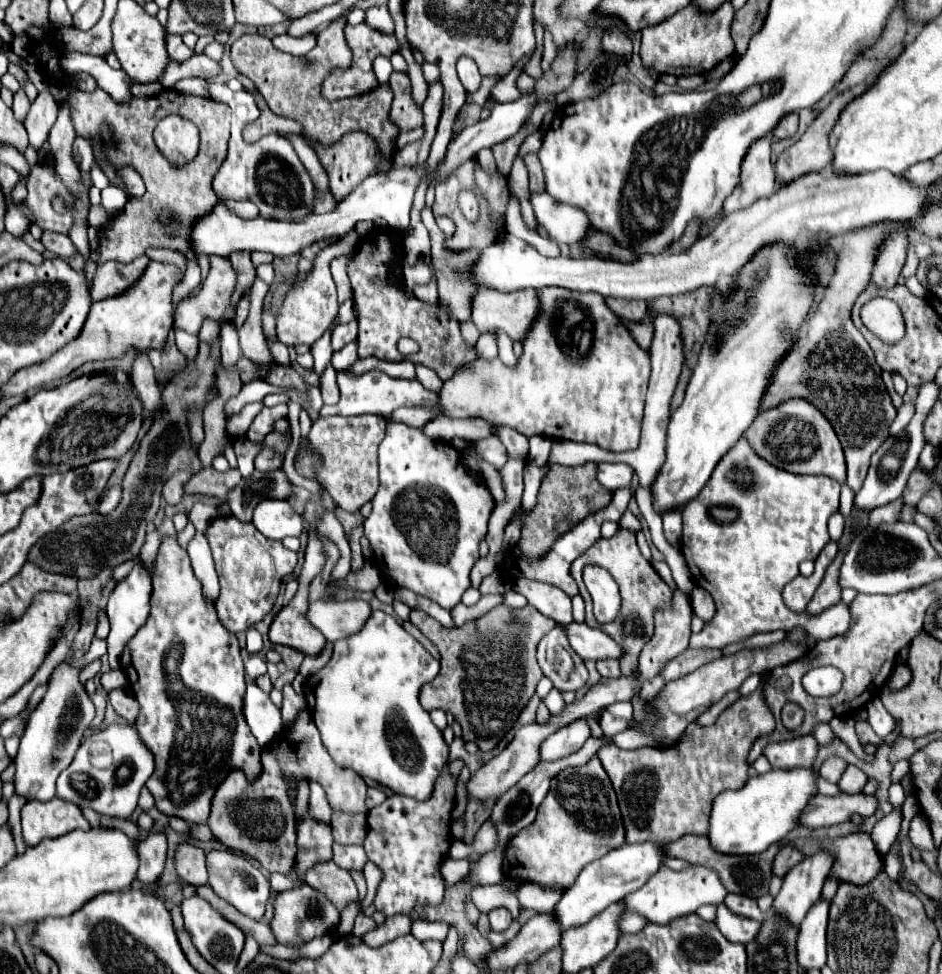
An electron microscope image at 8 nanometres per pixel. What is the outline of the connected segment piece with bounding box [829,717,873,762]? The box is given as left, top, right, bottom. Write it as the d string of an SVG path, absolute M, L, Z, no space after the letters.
M833 719L829 721L829 727L833 729L835 737L841 739L849 749L860 759L870 762L873 759L873 754L867 754L860 744L857 735L855 735L855 727L853 727L853 719Z

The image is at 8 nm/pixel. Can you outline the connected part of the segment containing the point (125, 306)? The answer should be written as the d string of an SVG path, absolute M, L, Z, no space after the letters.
M149 261L147 269L143 271L143 275L123 293L111 297L111 299L103 299L103 301L95 301L89 313L89 319L81 331L81 335L73 341L67 343L61 351L57 351L57 355L49 357L45 363L41 365L33 365L27 369L21 369L5 387L3 387L3 395L11 397L11 395L21 395L27 393L31 389L35 389L37 385L41 387L43 383L55 381L55 379L63 379L67 377L71 371L75 371L77 367L81 367L87 361L107 361L107 359L119 359L125 351L149 351L149 349L161 349L165 345L165 339L173 327L173 289L175 285L183 279L183 271L171 263L157 263L157 261Z

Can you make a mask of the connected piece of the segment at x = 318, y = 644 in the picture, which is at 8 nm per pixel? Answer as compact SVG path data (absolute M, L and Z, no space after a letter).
M299 585L297 595L285 605L273 619L269 627L269 641L279 645L289 645L307 655L317 655L325 647L325 637L305 623L305 607L307 607L307 587Z

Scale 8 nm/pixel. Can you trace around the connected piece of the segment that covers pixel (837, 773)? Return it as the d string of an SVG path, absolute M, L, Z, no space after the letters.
M829 757L829 759L821 765L819 773L821 773L821 777L827 779L829 783L837 783L837 781L841 779L841 775L843 775L845 769L847 769L847 761L845 761L845 759Z

